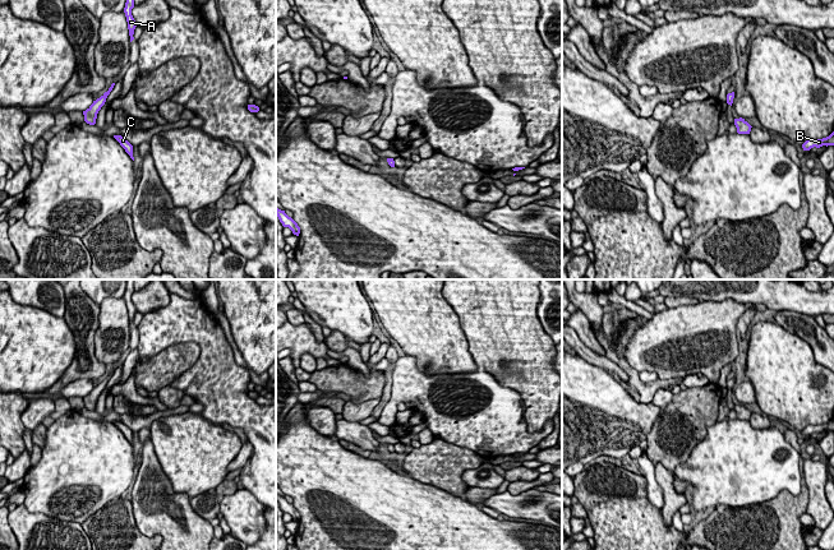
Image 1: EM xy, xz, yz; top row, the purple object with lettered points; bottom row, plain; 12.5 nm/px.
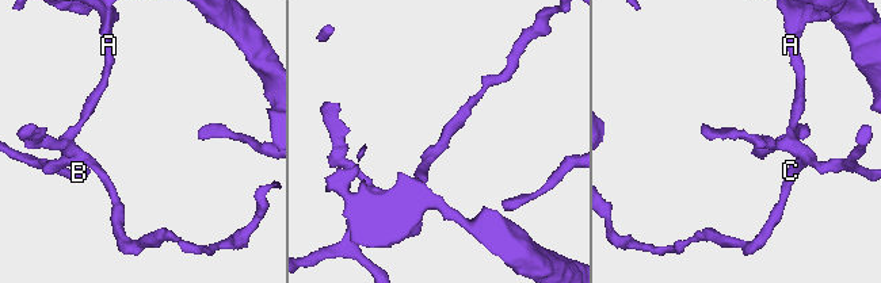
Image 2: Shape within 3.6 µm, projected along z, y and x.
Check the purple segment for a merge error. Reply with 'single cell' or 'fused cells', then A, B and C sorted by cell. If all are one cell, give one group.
fused cells; groups A / B C

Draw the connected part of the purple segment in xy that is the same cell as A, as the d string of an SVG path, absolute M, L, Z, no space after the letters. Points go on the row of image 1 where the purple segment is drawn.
M126 0L124 13L125 13L126 22L128 22L130 42L134 40L133 34L134 34L134 29L137 27L137 23L135 23L133 15L132 15L132 9L133 8L134 8L134 0Z

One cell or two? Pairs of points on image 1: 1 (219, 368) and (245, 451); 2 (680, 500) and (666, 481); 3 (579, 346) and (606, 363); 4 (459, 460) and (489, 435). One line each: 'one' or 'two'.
1: two
2: one
3: one
4: two

